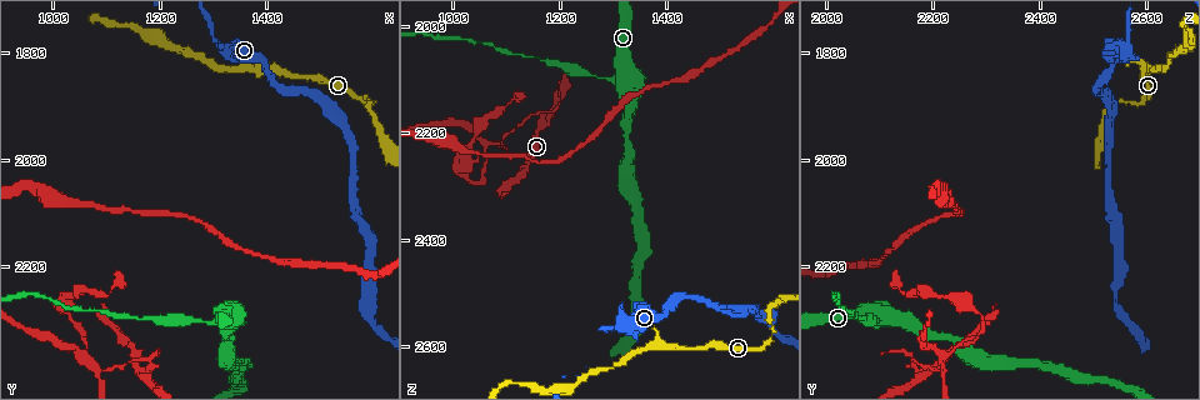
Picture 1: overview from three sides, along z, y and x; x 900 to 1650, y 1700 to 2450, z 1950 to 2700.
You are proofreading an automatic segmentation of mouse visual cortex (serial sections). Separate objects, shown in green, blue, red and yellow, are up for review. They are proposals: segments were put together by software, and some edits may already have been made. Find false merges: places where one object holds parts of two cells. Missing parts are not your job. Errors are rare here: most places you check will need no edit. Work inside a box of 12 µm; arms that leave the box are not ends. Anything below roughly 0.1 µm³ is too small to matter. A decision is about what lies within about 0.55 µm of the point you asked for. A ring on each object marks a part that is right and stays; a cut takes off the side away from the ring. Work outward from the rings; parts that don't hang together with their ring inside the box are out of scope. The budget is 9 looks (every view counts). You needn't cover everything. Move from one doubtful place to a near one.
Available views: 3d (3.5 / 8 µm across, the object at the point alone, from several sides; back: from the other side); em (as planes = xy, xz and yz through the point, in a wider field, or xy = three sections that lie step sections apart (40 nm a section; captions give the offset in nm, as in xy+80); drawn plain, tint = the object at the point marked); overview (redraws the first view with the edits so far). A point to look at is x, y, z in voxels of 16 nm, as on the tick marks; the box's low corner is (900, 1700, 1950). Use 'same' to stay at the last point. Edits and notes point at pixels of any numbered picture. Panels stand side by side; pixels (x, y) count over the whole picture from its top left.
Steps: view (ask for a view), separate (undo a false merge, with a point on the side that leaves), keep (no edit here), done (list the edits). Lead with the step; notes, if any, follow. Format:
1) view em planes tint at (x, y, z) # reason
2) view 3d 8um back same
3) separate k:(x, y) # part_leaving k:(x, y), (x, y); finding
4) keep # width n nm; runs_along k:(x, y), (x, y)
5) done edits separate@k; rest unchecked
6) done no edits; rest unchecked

view 3d 3.5um at (1405, 1830, 2605) # sudden change in width

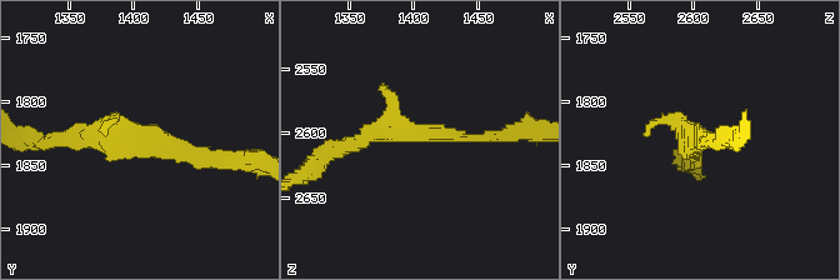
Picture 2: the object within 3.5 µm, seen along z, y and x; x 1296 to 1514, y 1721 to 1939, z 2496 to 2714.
view em xy step 1 tint at (1412, 1832, 2600) # shape alone is not enough

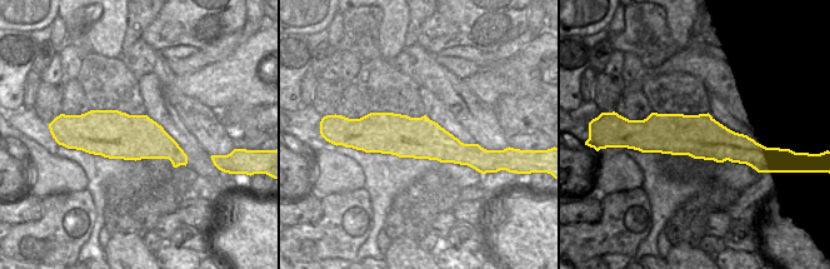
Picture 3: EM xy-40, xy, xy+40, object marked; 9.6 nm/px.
keep # runs_along 3:(365, 131), (473, 147); one cell here

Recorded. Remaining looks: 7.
view 3d 3.5um at (1530, 1905, 2545)

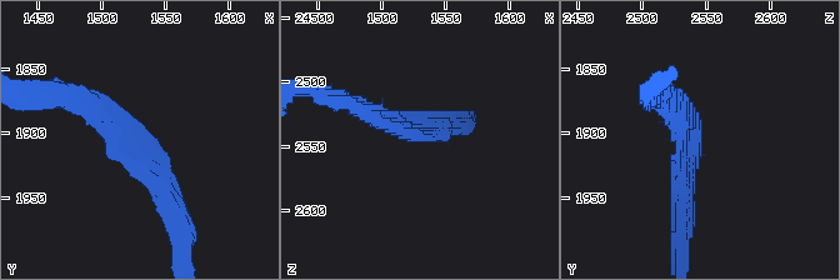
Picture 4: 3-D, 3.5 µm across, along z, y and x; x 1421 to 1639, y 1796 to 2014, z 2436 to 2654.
view em xy step 3 tint at (1530, 1902, 2540) # arm_widths 250, 250 nm

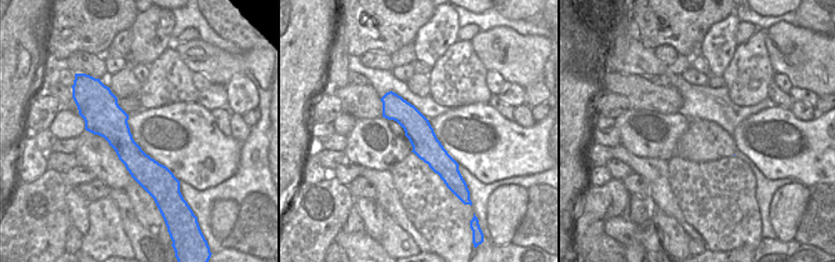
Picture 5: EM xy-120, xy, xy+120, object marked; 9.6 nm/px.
view em xy step 5 tint same

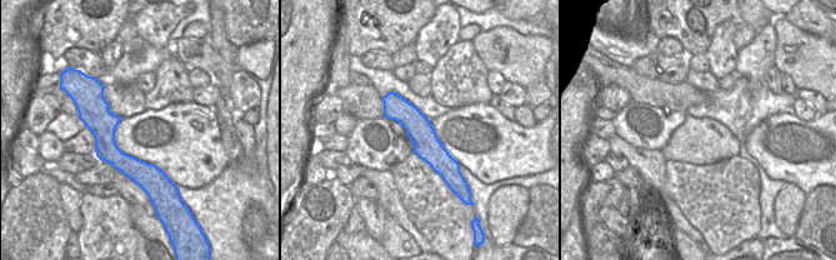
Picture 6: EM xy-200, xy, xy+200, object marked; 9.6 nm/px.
keep # continuous, no second cell

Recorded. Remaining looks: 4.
view 3d 3.5um at (1180, 2380, 2155) # sharp bend

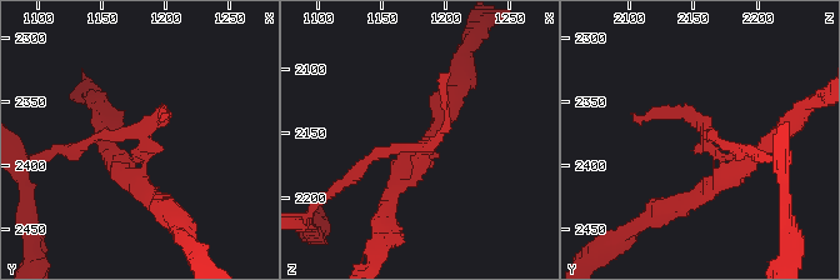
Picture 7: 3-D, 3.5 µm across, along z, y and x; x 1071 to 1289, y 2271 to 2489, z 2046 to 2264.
view em xy step 5 tint at (1186, 2382, 2162) # shape alone is not enough

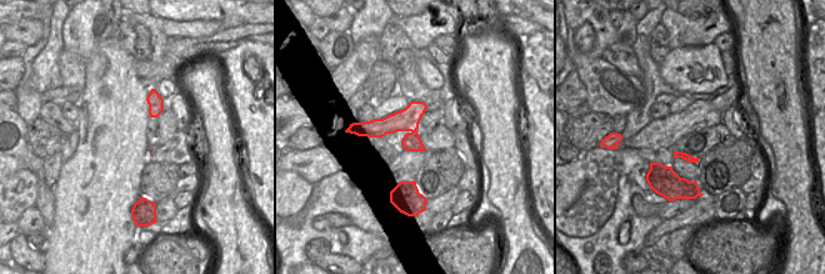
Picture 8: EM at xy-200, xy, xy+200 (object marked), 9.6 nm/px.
separate 7:(668, 115) # two cells meet here

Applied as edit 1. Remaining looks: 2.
view 3d 3.5um at (1305, 2305, 2100) # abrupt turn

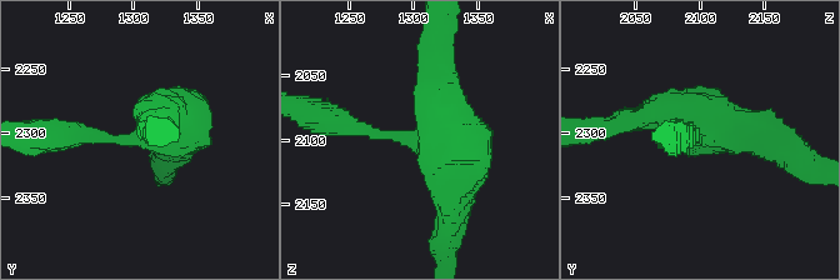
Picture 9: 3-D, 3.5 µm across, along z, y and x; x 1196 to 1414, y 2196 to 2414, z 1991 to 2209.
keep # runs_along 9:(440, 90), (449, 129), (429, 144), (333, 121); continuous, no second cell

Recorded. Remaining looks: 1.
done edits separate@7; rest unchecked

